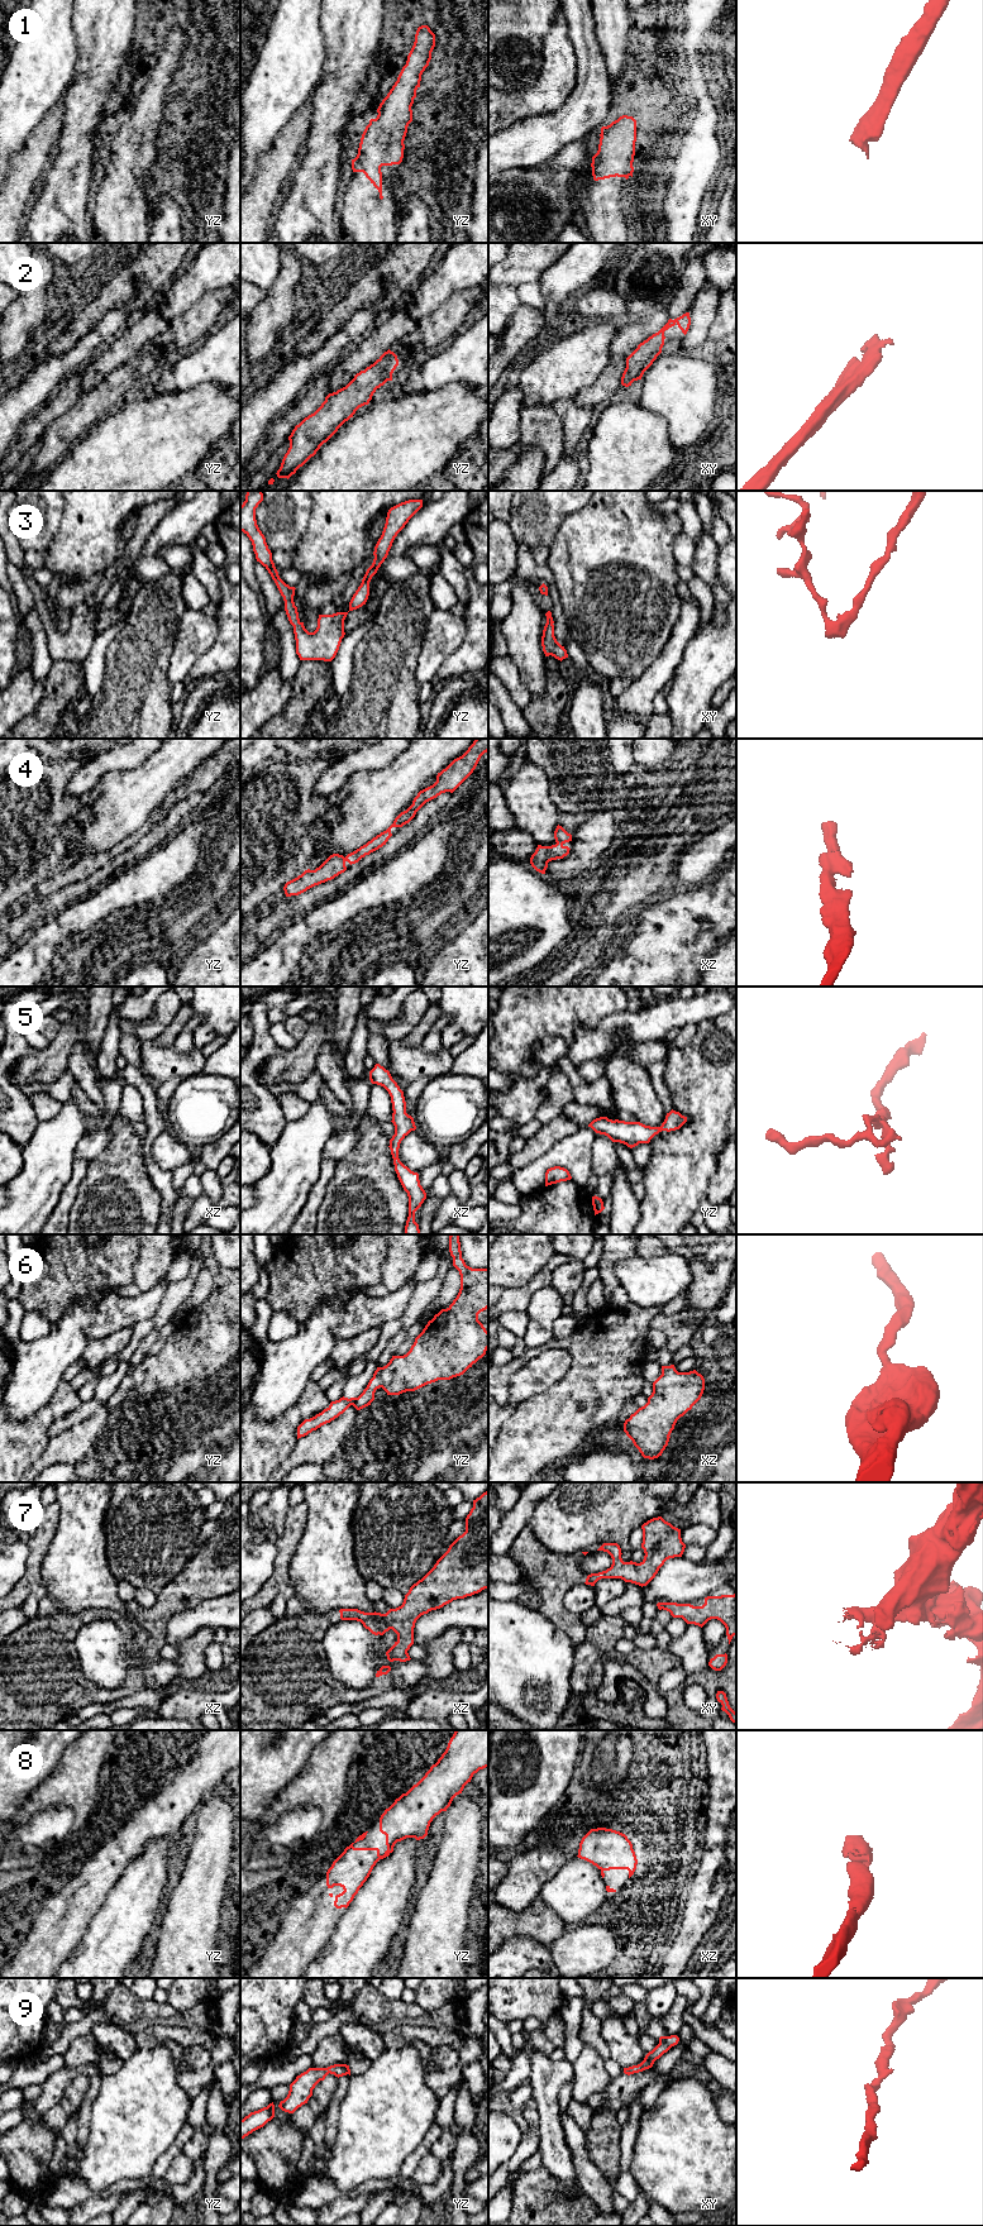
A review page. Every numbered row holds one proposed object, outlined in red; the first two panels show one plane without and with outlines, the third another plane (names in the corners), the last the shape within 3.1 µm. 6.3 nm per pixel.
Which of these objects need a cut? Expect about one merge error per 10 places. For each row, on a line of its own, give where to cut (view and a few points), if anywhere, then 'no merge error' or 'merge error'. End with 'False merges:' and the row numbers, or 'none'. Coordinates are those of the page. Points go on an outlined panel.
1: cut none; no merge error
2: cut none; no merge error
3: cut none; no merge error
4: cut none; no merge error
5: cut none; no merge error
6: cut none; no merge error
7: cut none; no merge error
8: cut none; no merge error
9: cut none; no merge error
False merges: none

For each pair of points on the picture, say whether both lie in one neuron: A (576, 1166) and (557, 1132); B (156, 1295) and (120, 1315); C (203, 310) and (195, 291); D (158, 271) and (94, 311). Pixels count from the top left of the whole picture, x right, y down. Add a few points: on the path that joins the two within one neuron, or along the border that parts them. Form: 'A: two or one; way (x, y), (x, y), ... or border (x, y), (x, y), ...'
A: two; border (580, 1127), (558, 1140), (537, 1157)
B: one; way (147, 1303), (143, 1307), (129, 1310)
C: two; border (225, 286), (208, 291), (175, 318)
D: one; way (142, 271), (132, 272), (110, 295)

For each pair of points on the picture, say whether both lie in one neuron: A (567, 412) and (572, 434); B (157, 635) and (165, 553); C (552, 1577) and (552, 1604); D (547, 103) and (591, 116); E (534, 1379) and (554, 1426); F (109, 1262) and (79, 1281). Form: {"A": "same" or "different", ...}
{"A": "same", "B": "different", "C": "same", "D": "different", "E": "different", "F": "same"}

